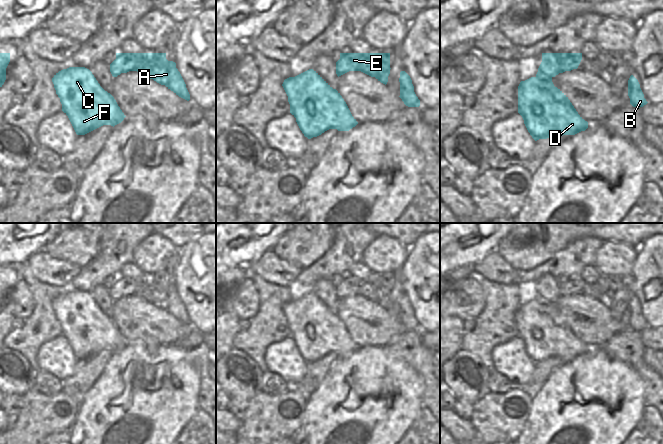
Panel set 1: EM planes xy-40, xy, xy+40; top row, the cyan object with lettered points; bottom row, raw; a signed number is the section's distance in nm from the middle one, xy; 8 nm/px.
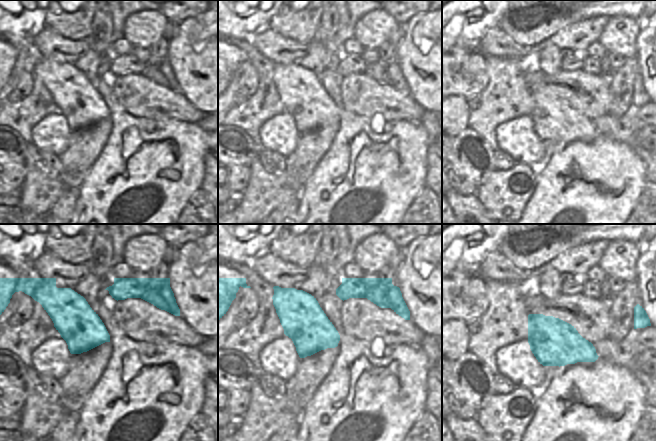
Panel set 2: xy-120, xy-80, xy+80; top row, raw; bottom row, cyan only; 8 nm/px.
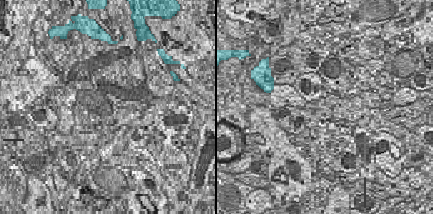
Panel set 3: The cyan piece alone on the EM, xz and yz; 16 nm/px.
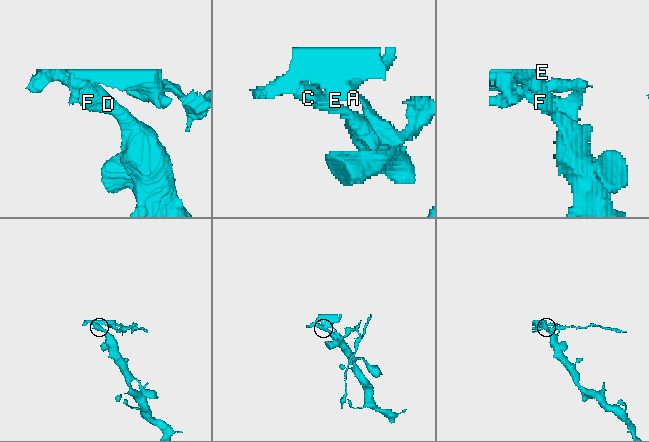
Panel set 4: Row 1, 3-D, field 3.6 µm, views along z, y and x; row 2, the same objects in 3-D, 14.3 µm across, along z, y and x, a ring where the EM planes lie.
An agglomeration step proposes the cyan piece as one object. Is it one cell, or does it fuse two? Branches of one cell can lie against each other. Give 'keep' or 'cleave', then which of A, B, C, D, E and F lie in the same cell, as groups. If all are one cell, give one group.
cleave; A B E / C D F

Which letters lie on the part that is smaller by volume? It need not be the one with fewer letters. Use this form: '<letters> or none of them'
A, B, E

